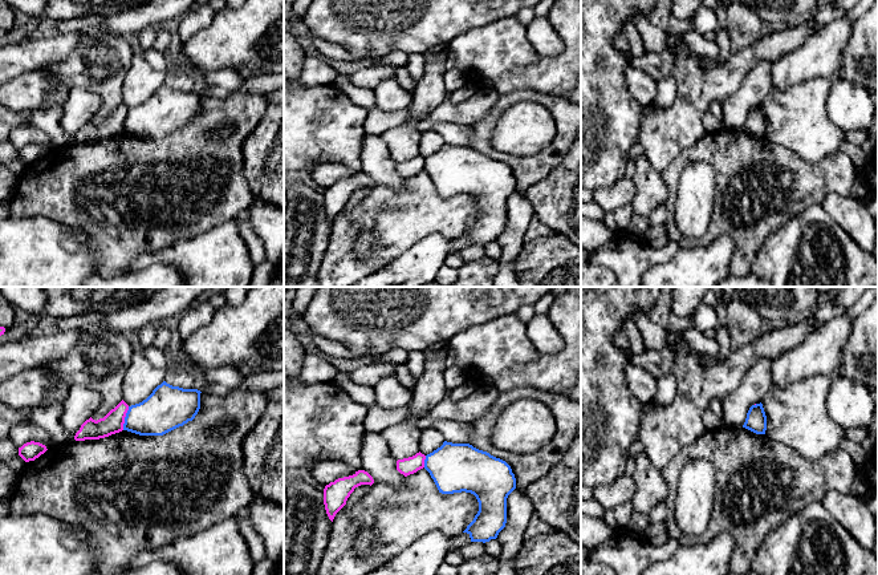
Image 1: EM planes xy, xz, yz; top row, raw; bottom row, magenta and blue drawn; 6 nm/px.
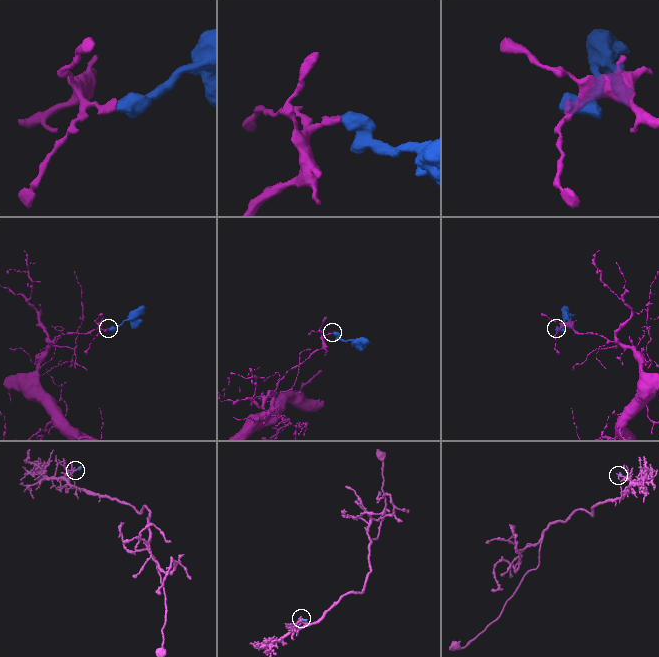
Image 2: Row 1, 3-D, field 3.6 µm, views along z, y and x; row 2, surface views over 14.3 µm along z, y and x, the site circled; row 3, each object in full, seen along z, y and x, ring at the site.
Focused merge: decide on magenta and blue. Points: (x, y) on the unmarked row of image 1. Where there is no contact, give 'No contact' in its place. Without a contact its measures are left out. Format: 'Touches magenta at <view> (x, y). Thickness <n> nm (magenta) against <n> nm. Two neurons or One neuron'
Touches magenta at xy (124, 121). Thickness 130 nm (magenta) against 260 nm. Two neurons

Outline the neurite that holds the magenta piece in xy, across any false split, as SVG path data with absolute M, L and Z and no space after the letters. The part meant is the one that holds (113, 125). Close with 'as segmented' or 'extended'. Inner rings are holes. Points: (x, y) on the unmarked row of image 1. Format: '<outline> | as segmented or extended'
M122 102L103 121L95 123L90 120L81 127L80 133L74 138L74 142L99 142L122 134L127 113L129 108Z | as segmented

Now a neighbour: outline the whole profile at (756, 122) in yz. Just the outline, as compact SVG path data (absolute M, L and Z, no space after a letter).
M761 105L752 108L749 110L743 130L745 130L756 137L765 137L767 118L765 118L765 114L764 114Z

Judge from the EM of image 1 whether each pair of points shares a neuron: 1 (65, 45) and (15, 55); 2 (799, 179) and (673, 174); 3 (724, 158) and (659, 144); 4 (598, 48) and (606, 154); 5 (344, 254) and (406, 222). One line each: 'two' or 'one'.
1: one
2: one
3: two
4: one
5: one

